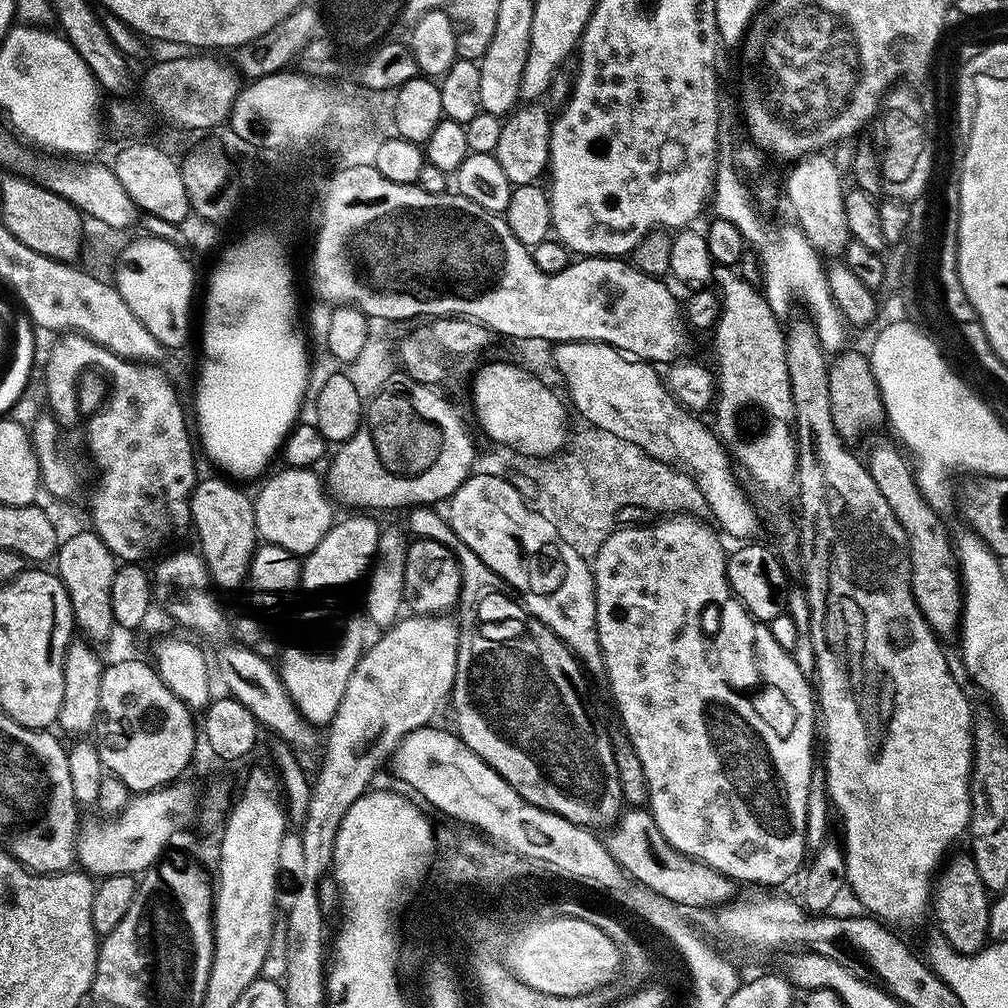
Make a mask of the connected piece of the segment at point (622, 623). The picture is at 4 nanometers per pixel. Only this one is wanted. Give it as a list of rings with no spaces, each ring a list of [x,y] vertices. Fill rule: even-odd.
[[[664,514],[659,517],[661,520],[656,520],[653,524],[636,524],[633,528],[617,527],[616,530],[606,538],[606,542],[602,543],[595,560],[591,561],[593,582],[596,584],[597,636],[598,642],[601,644],[605,662],[604,676],[606,680],[608,680],[609,690],[612,691],[612,700],[616,703],[615,715],[621,723],[624,724],[626,734],[630,736],[634,750],[637,751],[638,759],[642,764],[642,770],[645,771],[645,778],[648,783],[647,807],[651,811],[658,830],[662,830],[662,838],[666,838],[666,842],[670,842],[670,846],[674,846],[674,850],[678,850],[682,855],[691,856],[693,860],[701,860],[703,864],[708,864],[712,868],[716,868],[723,876],[731,878],[733,882],[745,880],[748,884],[784,884],[799,870],[800,863],[802,863],[802,868],[806,860],[807,791],[810,790],[810,778],[814,765],[814,759],[812,759],[812,739],[814,739],[815,736],[817,739],[818,736],[818,704],[814,699],[814,688],[808,685],[808,680],[804,677],[803,670],[796,665],[796,660],[792,657],[793,653],[787,648],[778,646],[778,642],[774,642],[774,634],[772,633],[771,627],[766,632],[760,632],[760,672],[764,672],[764,692],[760,692],[760,696],[756,696],[756,704],[752,704],[752,699],[744,700],[744,696],[736,696],[736,692],[728,692],[728,688],[724,688],[724,684],[720,684],[720,676],[716,676],[716,672],[712,672],[712,668],[708,668],[708,664],[704,664],[704,648],[700,648],[700,633],[703,632],[702,626],[700,625],[700,615],[703,612],[703,608],[708,604],[720,604],[721,602],[727,601],[730,596],[730,589],[727,578],[728,557],[723,544],[725,541],[721,539],[717,529],[713,527],[711,523],[708,523],[709,525],[703,524],[698,517],[700,516],[696,514]]]

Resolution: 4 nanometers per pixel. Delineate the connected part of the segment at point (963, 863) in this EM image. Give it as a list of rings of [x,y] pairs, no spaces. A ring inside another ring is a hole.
[[[971,855],[954,856],[939,869],[935,877],[930,897],[930,912],[931,915],[936,915],[936,924],[940,927],[939,935],[952,947],[953,952],[958,952],[962,956],[972,956],[985,947],[989,939],[990,893],[985,888],[982,878],[978,878],[978,870]]]

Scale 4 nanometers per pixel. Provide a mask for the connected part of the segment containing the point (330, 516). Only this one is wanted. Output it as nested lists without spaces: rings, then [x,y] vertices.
[[[293,467],[285,469],[255,495],[253,504],[257,537],[267,544],[282,546],[292,555],[305,556],[317,548],[318,542],[332,527],[336,514],[333,514],[326,500],[323,481],[319,481],[312,471]]]

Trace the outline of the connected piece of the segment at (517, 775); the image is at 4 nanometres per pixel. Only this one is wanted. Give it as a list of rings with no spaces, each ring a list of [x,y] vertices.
[[[500,592],[482,593],[477,598],[472,612],[465,614],[464,622],[462,621],[459,625],[459,630],[460,639],[463,642],[457,654],[457,670],[450,702],[451,704],[453,702],[456,710],[456,725],[454,725],[454,728],[460,740],[466,742],[466,746],[474,750],[496,773],[501,774],[504,781],[510,782],[510,786],[513,786],[514,790],[517,790],[518,794],[521,794],[522,798],[525,798],[526,802],[530,802],[531,805],[550,810],[576,825],[591,828],[599,828],[598,826],[604,828],[611,825],[619,817],[624,804],[619,772],[607,732],[605,717],[600,717],[595,702],[588,700],[586,694],[588,680],[584,677],[586,672],[579,660],[576,659],[575,654],[542,621],[532,616],[519,599],[511,600],[510,597],[503,596]]]

